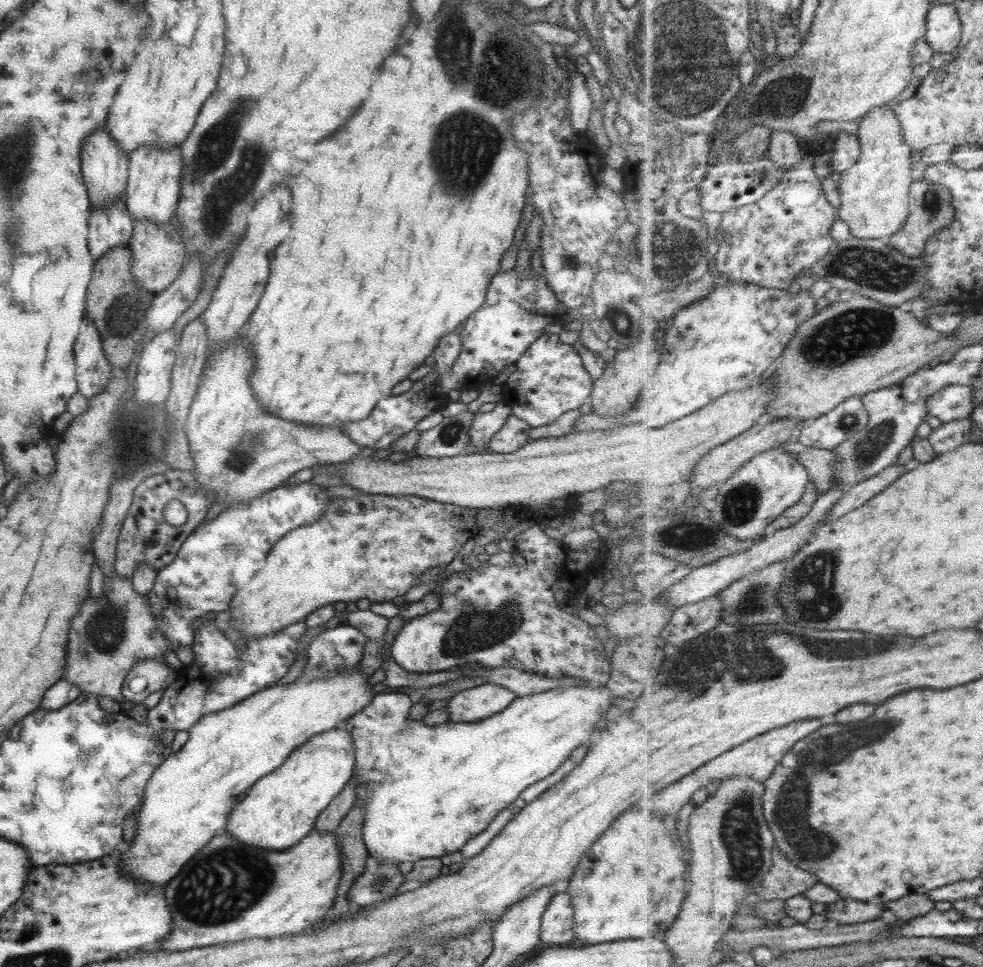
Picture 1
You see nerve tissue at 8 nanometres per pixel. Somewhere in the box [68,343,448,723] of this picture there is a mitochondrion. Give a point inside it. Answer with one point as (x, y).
(131, 445)

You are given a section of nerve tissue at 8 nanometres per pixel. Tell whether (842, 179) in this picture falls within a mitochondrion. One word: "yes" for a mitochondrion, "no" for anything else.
no

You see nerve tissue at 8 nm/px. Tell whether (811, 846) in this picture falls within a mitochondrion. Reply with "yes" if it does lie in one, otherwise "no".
yes

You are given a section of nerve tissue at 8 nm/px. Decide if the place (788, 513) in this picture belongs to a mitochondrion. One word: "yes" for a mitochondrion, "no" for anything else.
no

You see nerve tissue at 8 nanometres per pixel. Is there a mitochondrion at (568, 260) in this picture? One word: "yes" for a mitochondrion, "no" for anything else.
yes

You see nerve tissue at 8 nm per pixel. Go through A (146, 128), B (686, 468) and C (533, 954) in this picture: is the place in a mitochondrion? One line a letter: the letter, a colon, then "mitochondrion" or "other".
A: other
B: other
C: other

